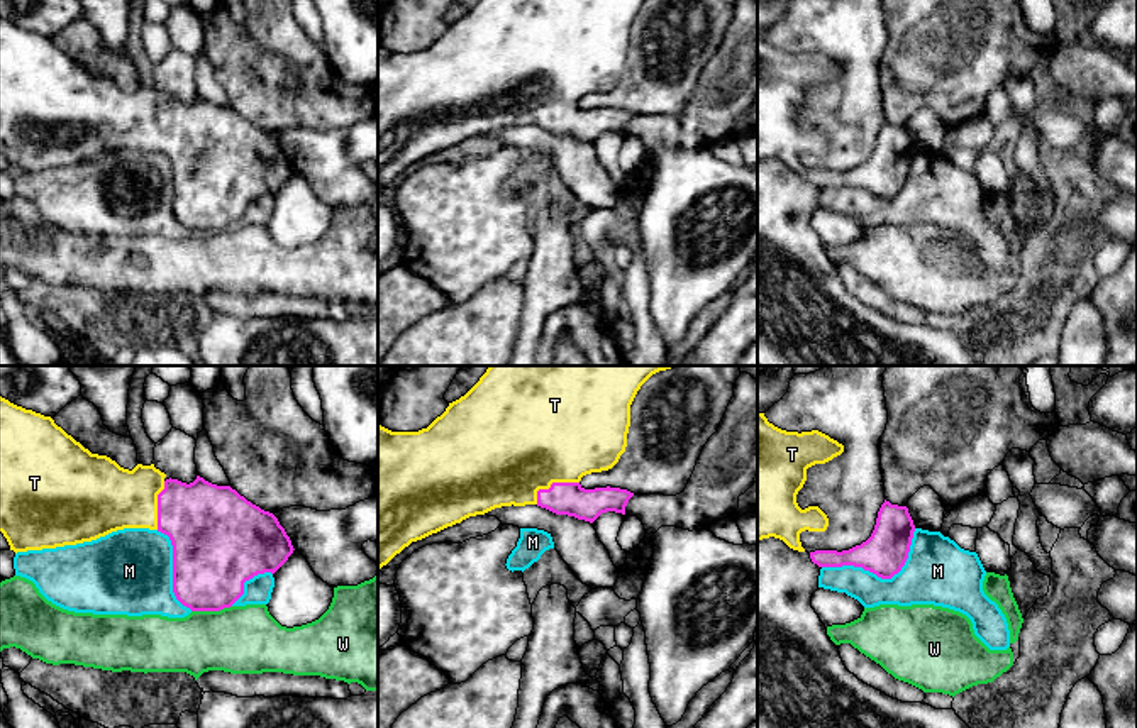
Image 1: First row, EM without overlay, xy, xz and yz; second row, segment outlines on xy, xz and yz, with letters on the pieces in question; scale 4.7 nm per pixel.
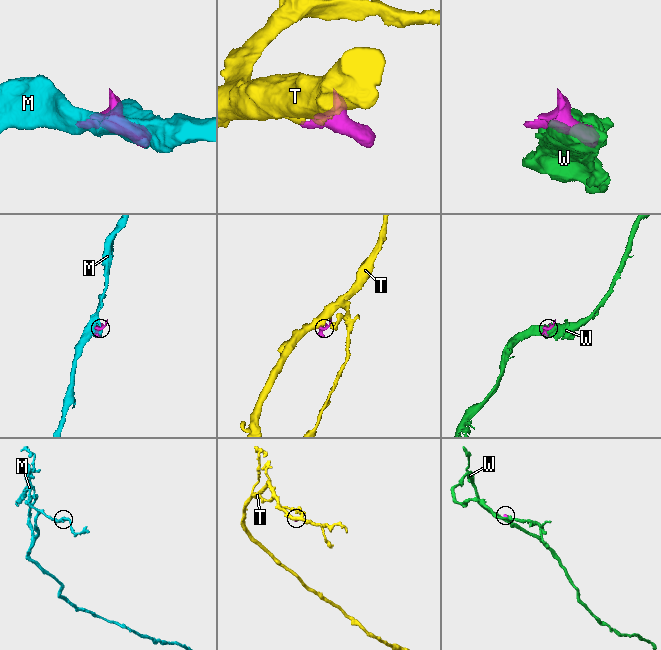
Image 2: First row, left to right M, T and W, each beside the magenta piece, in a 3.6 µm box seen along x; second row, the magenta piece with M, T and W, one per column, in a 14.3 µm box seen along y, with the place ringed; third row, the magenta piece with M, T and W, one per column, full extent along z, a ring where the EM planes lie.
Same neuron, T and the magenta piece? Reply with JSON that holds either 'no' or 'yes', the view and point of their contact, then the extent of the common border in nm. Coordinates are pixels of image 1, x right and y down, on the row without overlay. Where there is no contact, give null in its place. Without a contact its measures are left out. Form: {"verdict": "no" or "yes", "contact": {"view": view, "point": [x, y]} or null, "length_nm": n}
{"verdict": "yes", "contact": {"view": "xz", "point": [551, 105]}, "length_nm": 240}

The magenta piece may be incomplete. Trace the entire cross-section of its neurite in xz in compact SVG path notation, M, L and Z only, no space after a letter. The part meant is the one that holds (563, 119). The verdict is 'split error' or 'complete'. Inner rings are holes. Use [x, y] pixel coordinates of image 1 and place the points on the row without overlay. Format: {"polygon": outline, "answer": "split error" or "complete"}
{"polygon": "M480 0L464 17L449 24L446 32L427 49L419 52L391 52L378 46L378 191L412 163L461 144L469 137L485 135L502 127L537 125L556 135L568 135L590 144L607 132L625 135L625 127L634 113L610 107L585 110L580 102L586 95L612 90L625 73L630 25L646 2L647 0Z", "answer": "split error"}

